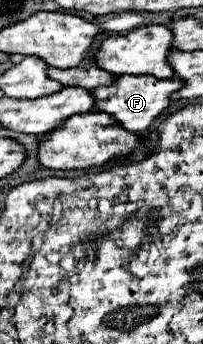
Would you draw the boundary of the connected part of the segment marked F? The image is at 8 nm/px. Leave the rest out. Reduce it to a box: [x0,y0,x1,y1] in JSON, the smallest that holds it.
[95,76,183,132]

